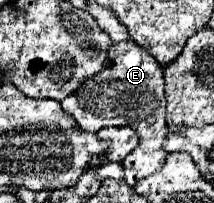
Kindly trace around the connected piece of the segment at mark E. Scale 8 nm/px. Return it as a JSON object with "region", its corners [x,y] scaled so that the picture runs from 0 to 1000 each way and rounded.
{"region":[[[621,197],[509,227],[500,276],[519,305],[537,305],[537,345],[472,345],[463,365],[407,384],[379,433],[360,433],[285,502],[285,522],[360,591],[360,611],[397,650],[435,650],[444,631],[481,621],[612,621],[640,640],[640,749],[612,749],[575,798],[575,887],[603,916],[631,916],[631,897],[650,897],[659,877],[734,847],[734,828],[752,828],[752,798],[780,768],[780,749],[762,739],[762,690],[780,680],[762,335],[696,256],[621,217]]]}

